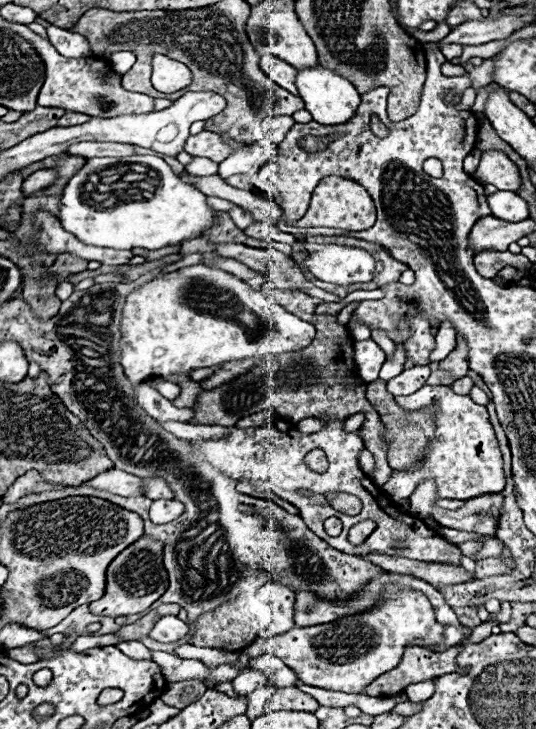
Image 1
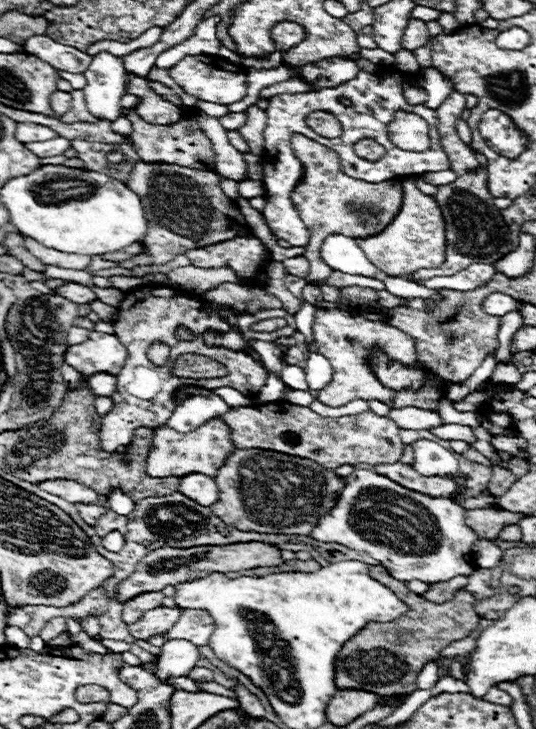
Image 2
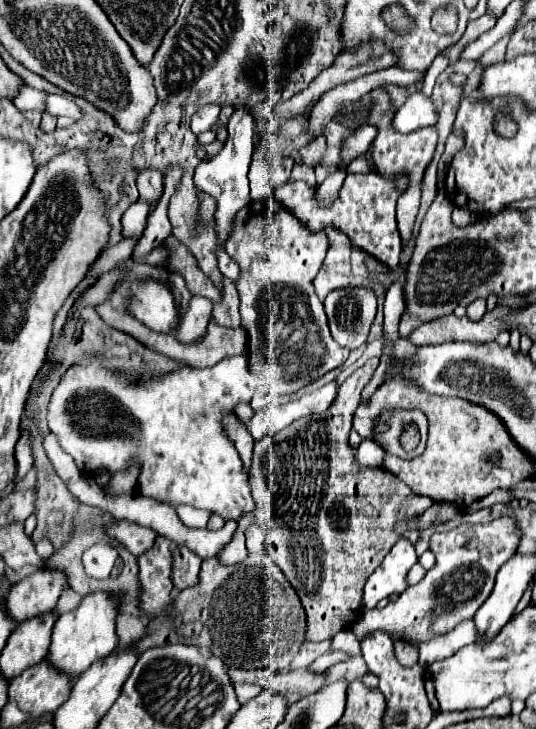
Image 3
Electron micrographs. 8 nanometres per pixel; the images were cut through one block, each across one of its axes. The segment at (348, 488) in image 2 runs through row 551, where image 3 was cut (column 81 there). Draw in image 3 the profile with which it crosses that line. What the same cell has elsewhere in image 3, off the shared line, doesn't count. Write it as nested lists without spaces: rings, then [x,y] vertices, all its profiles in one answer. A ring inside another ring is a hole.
[[[84,354],[80,358],[78,364],[70,366],[64,376],[60,378],[60,384],[56,386],[56,392],[52,392],[50,396],[50,404],[48,404],[48,428],[50,432],[54,432],[58,436],[58,442],[62,446],[62,450],[66,454],[70,454],[76,462],[76,466],[84,472],[84,474],[96,474],[98,470],[106,470],[110,474],[116,474],[116,472],[122,472],[122,470],[128,470],[128,466],[132,464],[138,464],[140,466],[140,474],[138,474],[138,492],[142,496],[148,496],[148,498],[154,498],[158,502],[164,502],[164,504],[170,504],[170,506],[178,506],[178,504],[190,504],[194,508],[206,508],[214,514],[220,514],[222,518],[234,518],[238,520],[244,512],[250,512],[254,510],[254,500],[250,496],[250,488],[248,488],[248,474],[244,474],[244,466],[242,466],[242,460],[240,460],[240,454],[238,450],[234,448],[234,442],[228,438],[226,430],[224,430],[224,424],[222,424],[222,418],[226,414],[232,414],[236,404],[240,402],[250,402],[252,398],[252,392],[254,392],[254,378],[252,374],[248,372],[248,362],[246,362],[246,356],[230,356],[230,358],[224,358],[220,360],[216,366],[210,366],[210,368],[196,368],[196,366],[180,366],[172,372],[164,372],[160,374],[158,378],[152,376],[152,378],[140,378],[140,380],[130,380],[130,376],[126,372],[120,372],[120,370],[110,370],[104,366],[104,356],[102,354]]]

